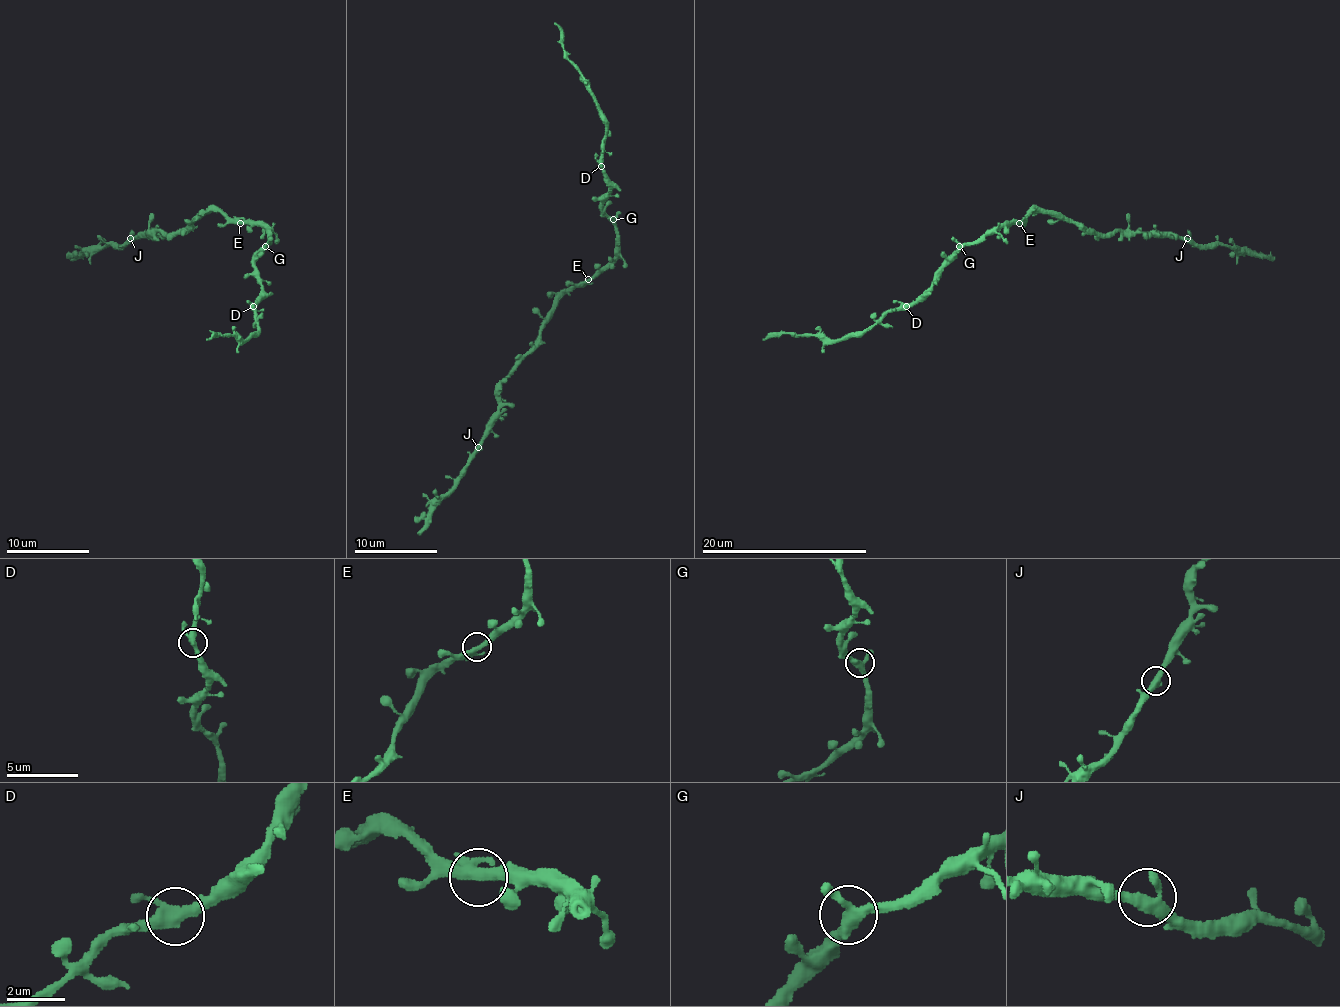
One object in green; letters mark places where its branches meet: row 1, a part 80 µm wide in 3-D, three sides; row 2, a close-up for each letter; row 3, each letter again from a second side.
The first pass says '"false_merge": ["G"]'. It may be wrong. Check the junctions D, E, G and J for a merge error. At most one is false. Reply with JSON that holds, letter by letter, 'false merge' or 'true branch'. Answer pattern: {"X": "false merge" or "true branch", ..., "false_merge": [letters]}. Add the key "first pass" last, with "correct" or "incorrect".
{"D": "true branch", "E": "true branch", "G": "true branch", "J": "true branch", "false_merge": [], "first pass": "incorrect"}

